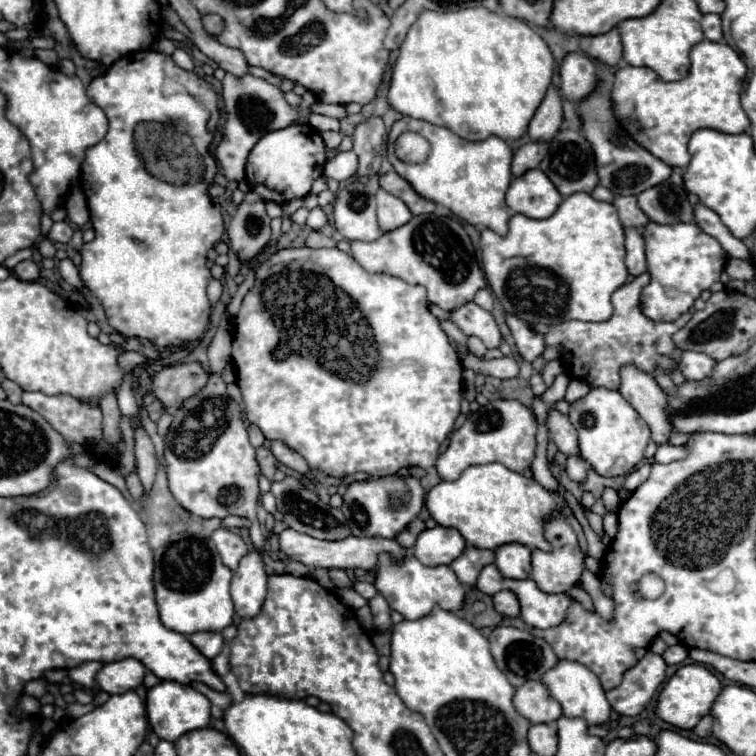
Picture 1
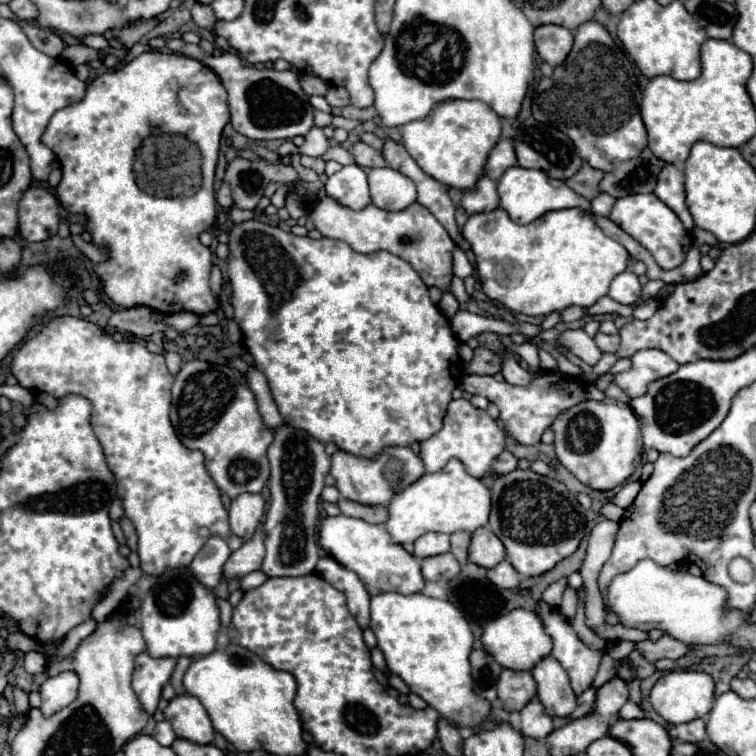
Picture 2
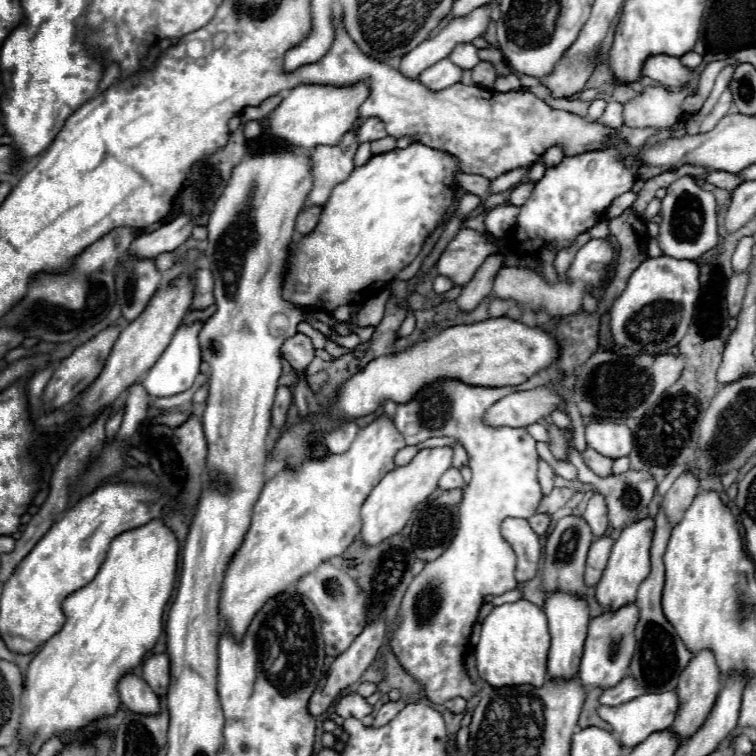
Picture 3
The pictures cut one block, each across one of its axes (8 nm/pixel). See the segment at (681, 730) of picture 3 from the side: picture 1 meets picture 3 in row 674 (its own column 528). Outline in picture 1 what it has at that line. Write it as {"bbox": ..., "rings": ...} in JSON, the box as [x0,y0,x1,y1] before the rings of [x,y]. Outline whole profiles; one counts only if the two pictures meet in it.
{"bbox":[514,682,562,724],"rings":[[[524,682],[514,692],[514,708],[532,724],[554,722],[562,716],[562,708],[554,698],[550,698],[546,686],[542,682]]]}

